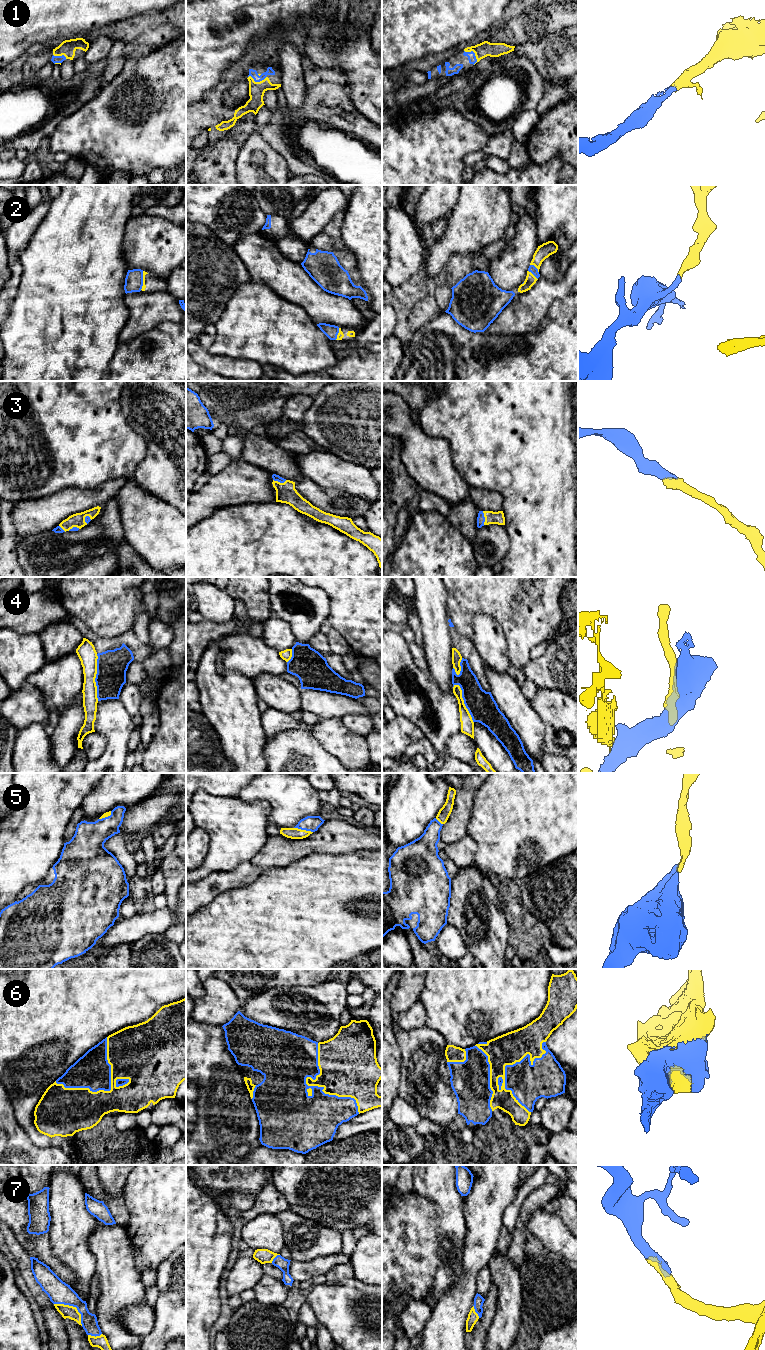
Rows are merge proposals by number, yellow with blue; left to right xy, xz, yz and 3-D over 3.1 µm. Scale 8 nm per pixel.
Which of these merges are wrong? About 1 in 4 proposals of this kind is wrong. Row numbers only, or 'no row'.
4

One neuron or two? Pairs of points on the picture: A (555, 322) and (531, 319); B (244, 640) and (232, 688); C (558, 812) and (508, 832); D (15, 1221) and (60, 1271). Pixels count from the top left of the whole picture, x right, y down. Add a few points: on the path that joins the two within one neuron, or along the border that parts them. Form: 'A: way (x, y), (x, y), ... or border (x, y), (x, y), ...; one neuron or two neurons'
A: border (555, 300), (538, 328), (523, 334); two neurons
B: border (223, 666), (240, 671), (252, 681); two neurons
C: way (546, 812), (529, 812), (520, 821); one neuron
D: way (22, 1235), (26, 1243), (32, 1243), (47, 1257); one neuron

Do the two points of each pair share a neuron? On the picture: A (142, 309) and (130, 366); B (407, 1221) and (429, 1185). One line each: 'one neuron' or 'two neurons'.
A: two neurons
B: two neurons

